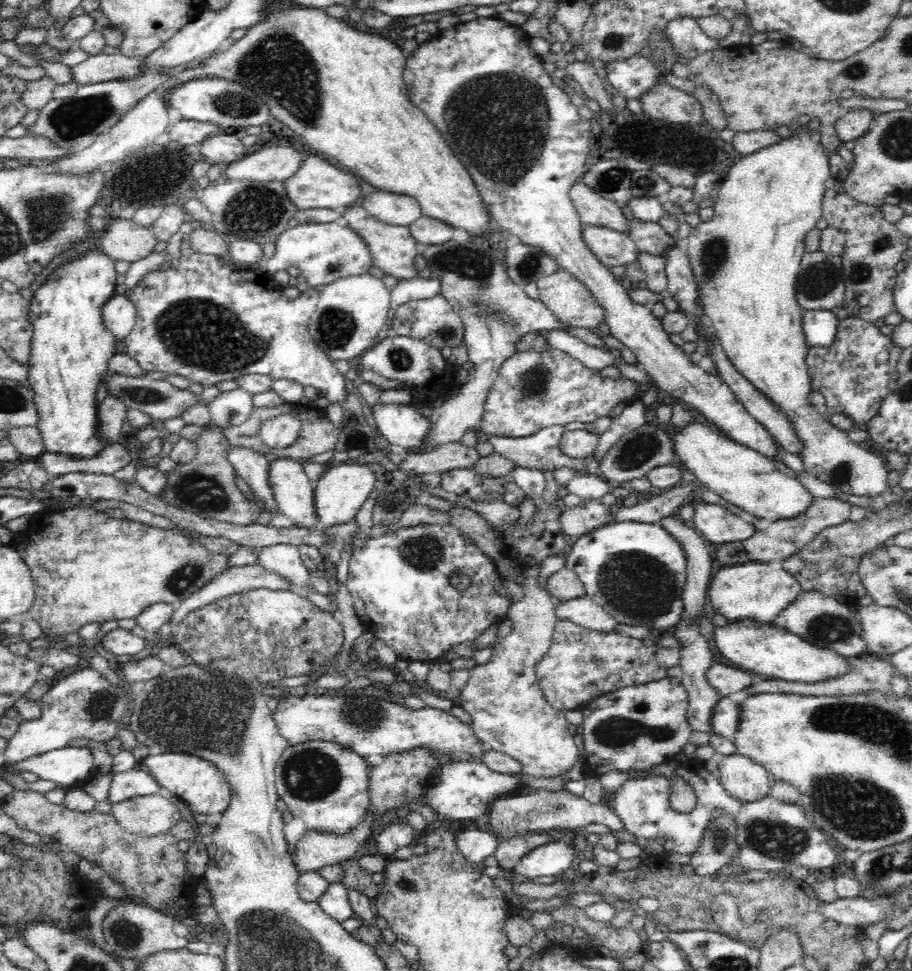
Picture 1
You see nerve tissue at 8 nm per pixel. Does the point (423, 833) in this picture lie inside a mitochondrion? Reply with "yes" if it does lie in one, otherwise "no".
no

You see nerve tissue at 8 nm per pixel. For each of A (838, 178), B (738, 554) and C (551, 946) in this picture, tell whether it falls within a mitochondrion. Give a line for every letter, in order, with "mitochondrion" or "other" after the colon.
A: other
B: mitochondrion
C: other

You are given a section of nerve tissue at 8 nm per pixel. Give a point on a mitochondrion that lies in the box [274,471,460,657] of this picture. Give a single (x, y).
(425, 553)

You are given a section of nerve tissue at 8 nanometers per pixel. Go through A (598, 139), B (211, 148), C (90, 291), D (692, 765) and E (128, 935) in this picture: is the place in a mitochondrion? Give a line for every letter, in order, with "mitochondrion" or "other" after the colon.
A: other
B: other
C: other
D: other
E: mitochondrion

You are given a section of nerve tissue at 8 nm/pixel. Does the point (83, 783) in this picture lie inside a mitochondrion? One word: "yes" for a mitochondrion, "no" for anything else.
no

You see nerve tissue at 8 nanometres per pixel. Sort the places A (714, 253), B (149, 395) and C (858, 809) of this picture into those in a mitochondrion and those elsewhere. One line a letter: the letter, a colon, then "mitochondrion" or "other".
A: mitochondrion
B: mitochondrion
C: mitochondrion

